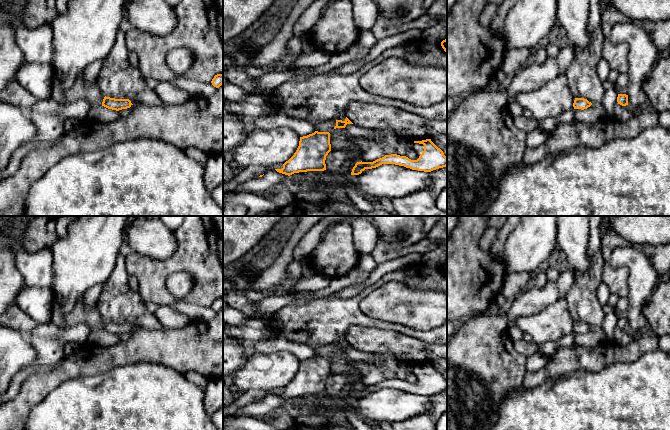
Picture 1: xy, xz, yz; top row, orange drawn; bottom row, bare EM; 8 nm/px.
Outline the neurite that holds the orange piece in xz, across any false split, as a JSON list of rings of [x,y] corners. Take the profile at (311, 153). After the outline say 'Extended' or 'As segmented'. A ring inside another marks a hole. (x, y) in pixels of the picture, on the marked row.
[[[315,131],[300,137],[299,146],[294,155],[277,172],[292,175],[307,171],[326,170],[326,156],[331,151],[330,133]]]. As segmented

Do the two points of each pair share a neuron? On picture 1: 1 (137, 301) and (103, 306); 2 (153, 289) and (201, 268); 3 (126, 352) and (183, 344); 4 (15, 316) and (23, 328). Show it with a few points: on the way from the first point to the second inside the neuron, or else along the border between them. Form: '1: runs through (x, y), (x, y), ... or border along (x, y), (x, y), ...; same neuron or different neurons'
1: runs through (128, 293), (126, 291), (114, 291), (108, 297); same neuron
2: runs through (160, 276), (171, 265), (188, 265); same neuron
3: runs through (140, 347), (169, 346); same neuron
4: runs through (18, 319), (23, 325); same neuron

